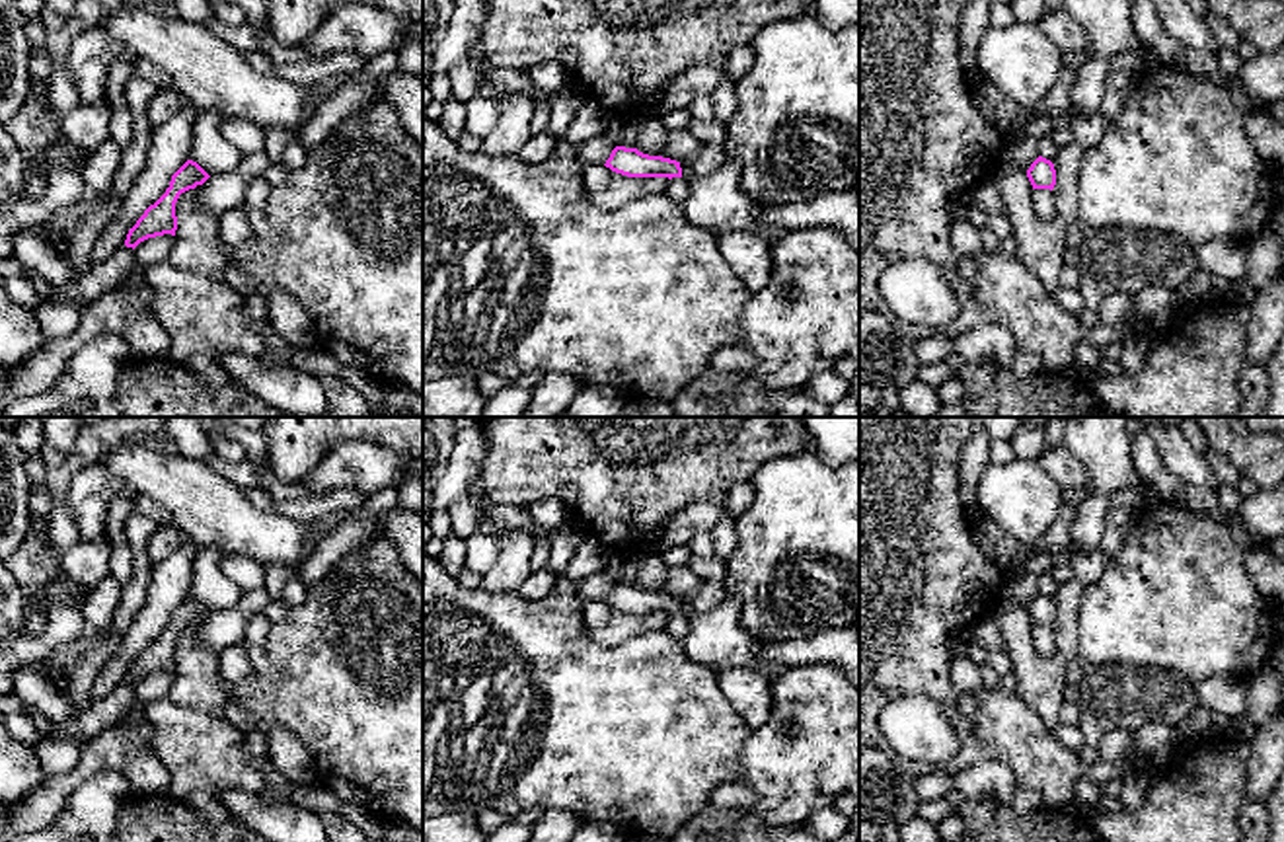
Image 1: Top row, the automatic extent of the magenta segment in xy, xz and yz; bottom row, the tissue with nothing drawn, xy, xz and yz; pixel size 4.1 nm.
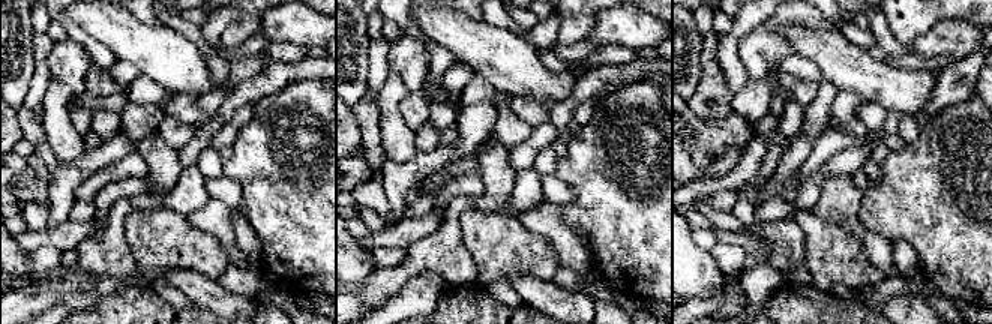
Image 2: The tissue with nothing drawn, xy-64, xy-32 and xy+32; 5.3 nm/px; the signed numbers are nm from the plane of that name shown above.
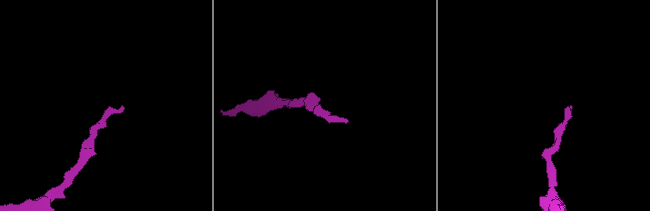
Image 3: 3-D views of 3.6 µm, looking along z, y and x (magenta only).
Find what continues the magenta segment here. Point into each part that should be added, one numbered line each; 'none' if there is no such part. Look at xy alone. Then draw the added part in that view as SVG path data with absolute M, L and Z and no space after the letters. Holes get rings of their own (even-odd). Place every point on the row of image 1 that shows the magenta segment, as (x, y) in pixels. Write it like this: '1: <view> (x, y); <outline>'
none

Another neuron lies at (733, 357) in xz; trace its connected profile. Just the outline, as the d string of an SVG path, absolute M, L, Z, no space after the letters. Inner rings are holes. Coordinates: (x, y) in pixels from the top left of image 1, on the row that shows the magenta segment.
M723 347L707 363L705 368L748 372L760 364L758 357L744 347Z

